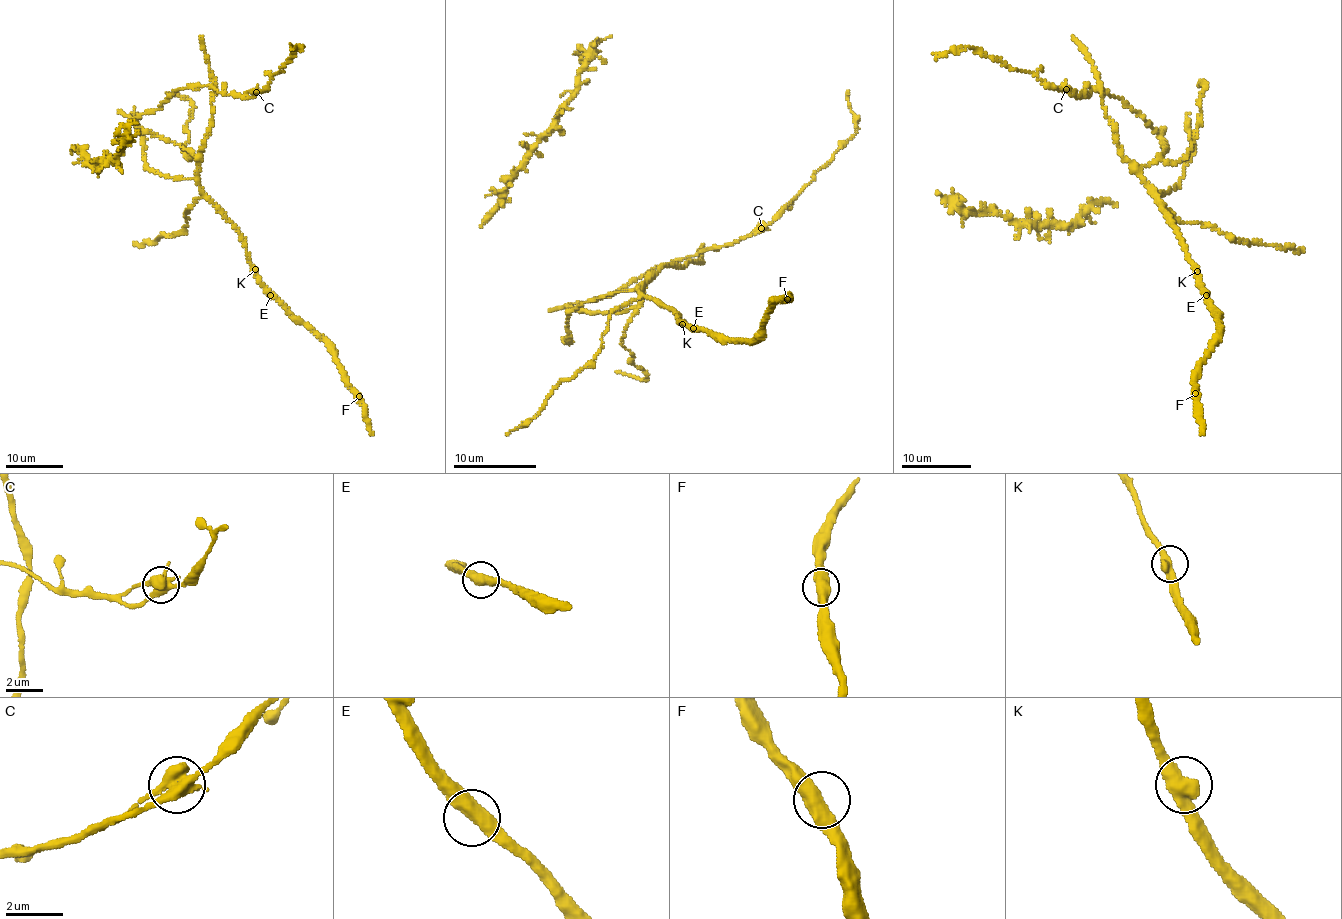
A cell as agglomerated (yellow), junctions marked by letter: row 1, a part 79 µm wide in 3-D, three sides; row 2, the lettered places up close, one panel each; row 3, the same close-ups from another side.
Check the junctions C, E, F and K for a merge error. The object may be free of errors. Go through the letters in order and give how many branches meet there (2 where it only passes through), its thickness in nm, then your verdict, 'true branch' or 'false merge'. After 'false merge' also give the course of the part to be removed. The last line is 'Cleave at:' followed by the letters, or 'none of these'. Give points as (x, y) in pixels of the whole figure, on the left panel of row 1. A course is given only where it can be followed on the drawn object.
C: branches 3; calibre 460 nm; true branch
E: branches 2; calibre 480 nm; true branch
F: branches 2; calibre 500 nm; true branch
K: branches 2; calibre 500 nm; true branch
Cleave at: none of these

